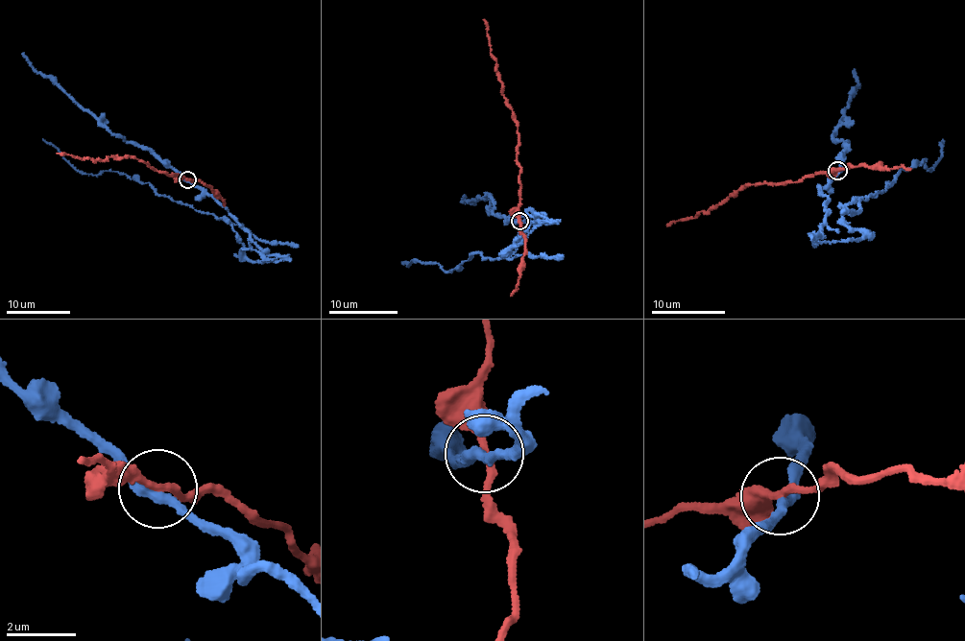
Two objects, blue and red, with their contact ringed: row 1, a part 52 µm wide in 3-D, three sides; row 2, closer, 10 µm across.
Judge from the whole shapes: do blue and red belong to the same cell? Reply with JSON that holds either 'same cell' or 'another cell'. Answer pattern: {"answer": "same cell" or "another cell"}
{"answer": "another cell"}

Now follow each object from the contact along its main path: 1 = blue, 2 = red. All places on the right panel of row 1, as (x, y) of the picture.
1: (836, 171), (818, 187), (828, 201), (816, 243), (858, 241), (844, 206), (902, 169), (933, 170), (942, 139)
2: (836, 171), (789, 182), (744, 185), (708, 211), (697, 212), (695, 218), (681, 219), (667, 225)

